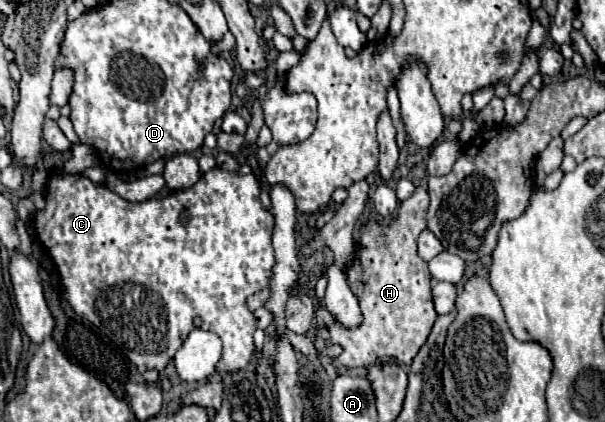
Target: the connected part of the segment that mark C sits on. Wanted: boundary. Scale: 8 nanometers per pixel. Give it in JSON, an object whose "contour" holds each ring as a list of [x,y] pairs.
{"contour":[[[216,166],[208,172],[204,172],[202,178],[190,190],[172,192],[166,198],[150,198],[146,202],[136,202],[136,204],[126,202],[118,194],[110,192],[106,186],[90,182],[82,174],[52,174],[46,188],[48,188],[46,190],[46,210],[36,212],[34,226],[36,226],[36,232],[42,240],[42,244],[48,248],[48,252],[50,252],[50,256],[52,256],[56,268],[58,268],[58,274],[60,274],[62,284],[64,284],[66,300],[70,302],[70,306],[74,308],[74,312],[80,318],[86,318],[100,332],[104,332],[126,354],[126,358],[138,368],[138,372],[146,372],[146,370],[162,372],[172,362],[176,350],[182,346],[188,332],[192,332],[194,328],[216,332],[222,338],[223,348],[222,356],[217,364],[218,371],[233,373],[248,366],[248,362],[254,354],[252,334],[256,330],[256,318],[250,312],[250,308],[246,306],[246,298],[270,286],[272,268],[276,264],[274,248],[272,248],[272,242],[270,242],[272,232],[274,232],[274,216],[260,202],[260,184],[258,184],[258,178],[254,174],[240,176],[238,172],[228,172],[228,170],[222,170],[222,168]]]}

